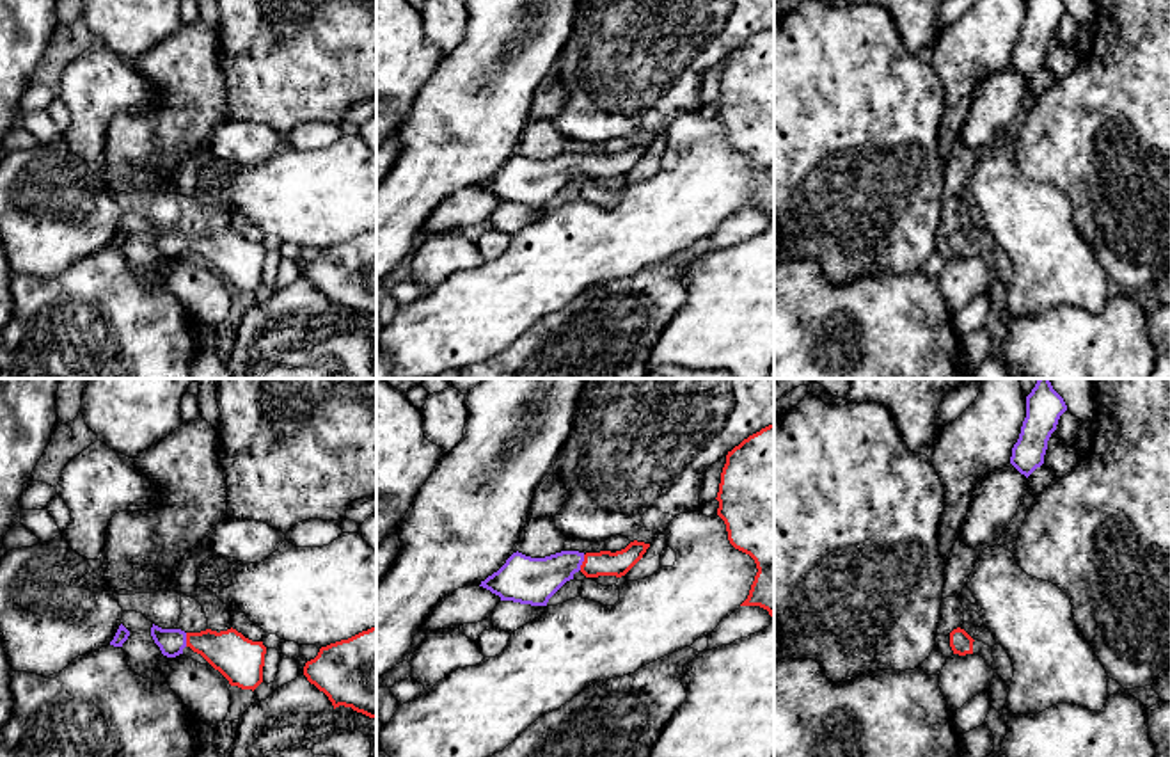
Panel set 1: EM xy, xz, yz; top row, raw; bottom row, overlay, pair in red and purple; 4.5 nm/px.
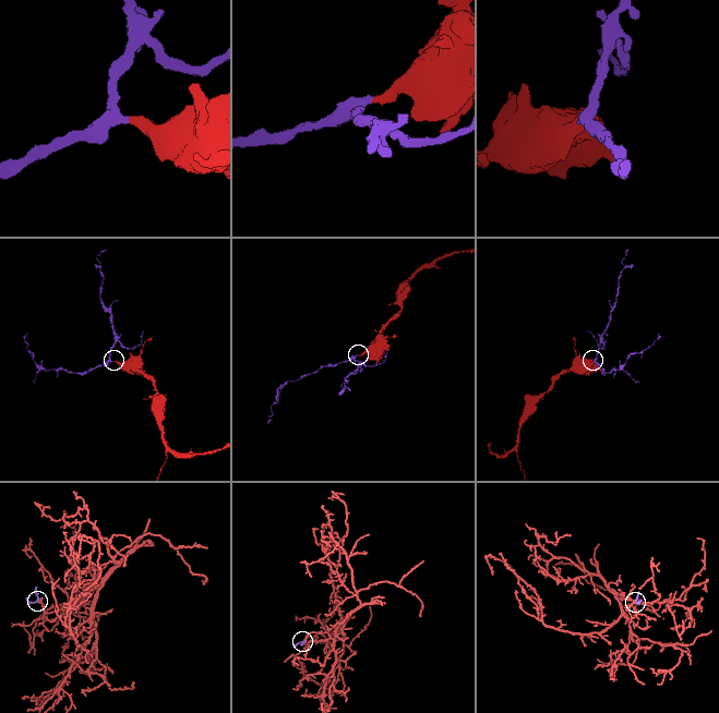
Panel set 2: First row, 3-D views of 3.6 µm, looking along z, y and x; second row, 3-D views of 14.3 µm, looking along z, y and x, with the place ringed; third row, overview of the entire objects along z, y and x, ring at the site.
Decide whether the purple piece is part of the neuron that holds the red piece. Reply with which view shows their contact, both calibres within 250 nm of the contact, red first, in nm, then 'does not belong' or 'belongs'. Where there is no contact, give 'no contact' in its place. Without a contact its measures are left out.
contact in xz; calibres 110 and 220 nm; belongs

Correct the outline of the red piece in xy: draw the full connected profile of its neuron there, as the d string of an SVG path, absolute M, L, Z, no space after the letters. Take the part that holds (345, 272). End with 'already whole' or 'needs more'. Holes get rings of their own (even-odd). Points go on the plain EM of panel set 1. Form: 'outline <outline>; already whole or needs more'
outline M376 227L321 249L318 258L305 265L304 277L328 299L334 311L344 307L376 322Z; already whole

